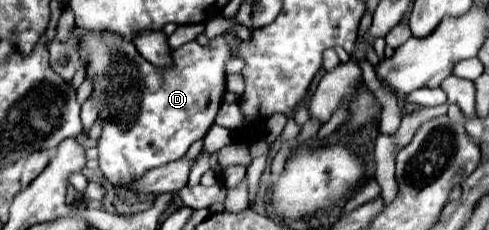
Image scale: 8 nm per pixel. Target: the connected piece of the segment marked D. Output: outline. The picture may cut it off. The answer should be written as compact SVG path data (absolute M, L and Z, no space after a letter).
M227 29L223 35L211 39L209 45L199 45L197 41L189 41L179 49L173 49L173 67L157 69L149 61L145 61L135 49L131 39L113 35L113 33L87 33L83 37L81 53L85 53L87 67L95 73L95 105L99 111L99 119L103 121L103 133L99 139L99 169L105 179L113 187L129 187L133 181L141 179L149 169L167 165L171 161L181 159L193 141L205 137L209 127L215 121L219 105L225 93L225 65L233 57L233 45L227 37L235 33Z

